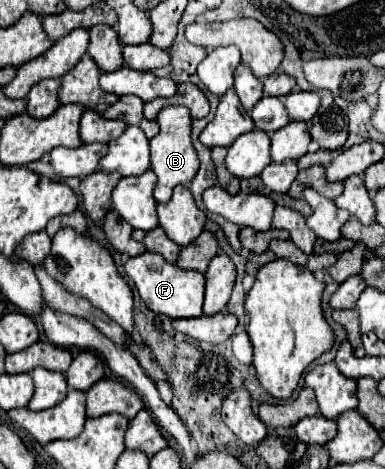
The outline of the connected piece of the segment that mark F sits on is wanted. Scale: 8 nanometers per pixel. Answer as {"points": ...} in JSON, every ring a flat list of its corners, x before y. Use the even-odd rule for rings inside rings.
{"points":[[144,252,140,256,130,258,124,264,124,270,136,284,140,298,146,302,146,306,152,312,166,314,170,318,196,318,202,314,202,302,204,302,204,274,202,272,182,270,180,266,170,264,164,258,160,258,160,254,152,254,152,252]]}

